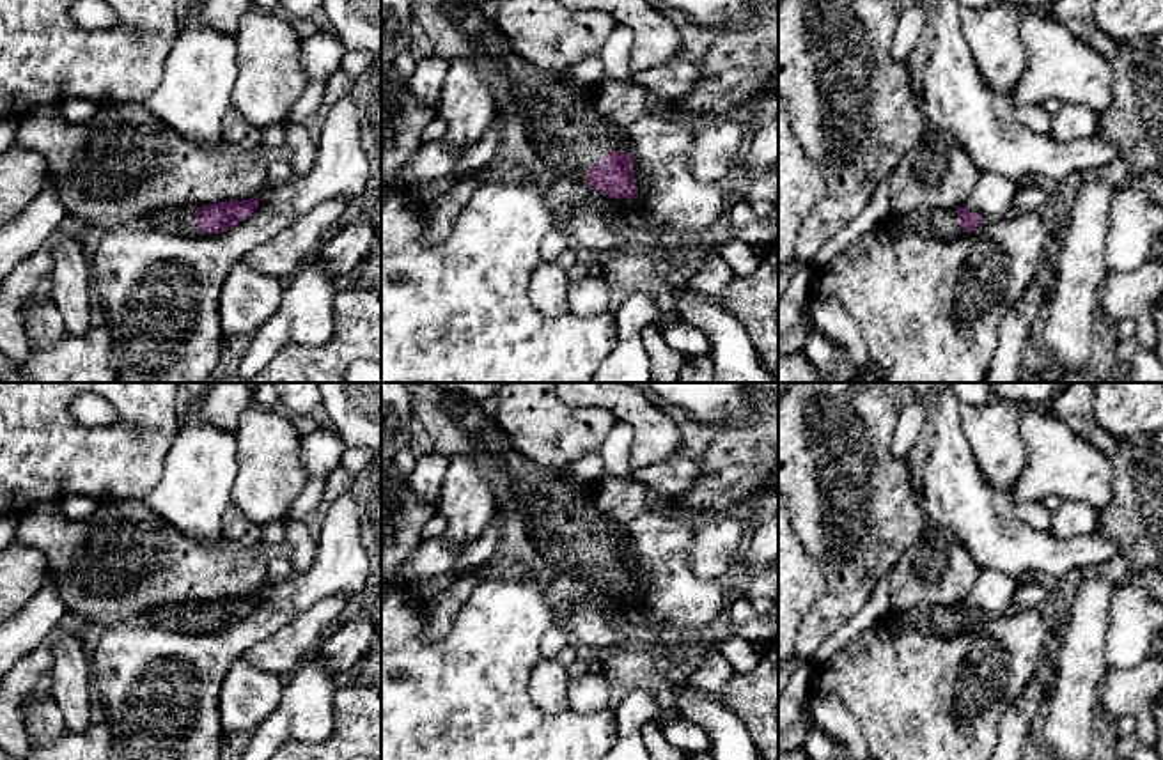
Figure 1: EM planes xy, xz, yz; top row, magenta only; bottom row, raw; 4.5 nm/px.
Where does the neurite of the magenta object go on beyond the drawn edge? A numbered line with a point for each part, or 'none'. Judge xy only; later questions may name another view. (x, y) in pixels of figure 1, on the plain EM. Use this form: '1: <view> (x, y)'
1: xy (179, 619)

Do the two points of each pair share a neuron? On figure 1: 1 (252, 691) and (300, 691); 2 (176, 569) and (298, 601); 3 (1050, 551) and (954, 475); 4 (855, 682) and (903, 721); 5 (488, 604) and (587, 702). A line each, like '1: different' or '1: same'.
1: different
2: different
3: same
4: same
5: different

